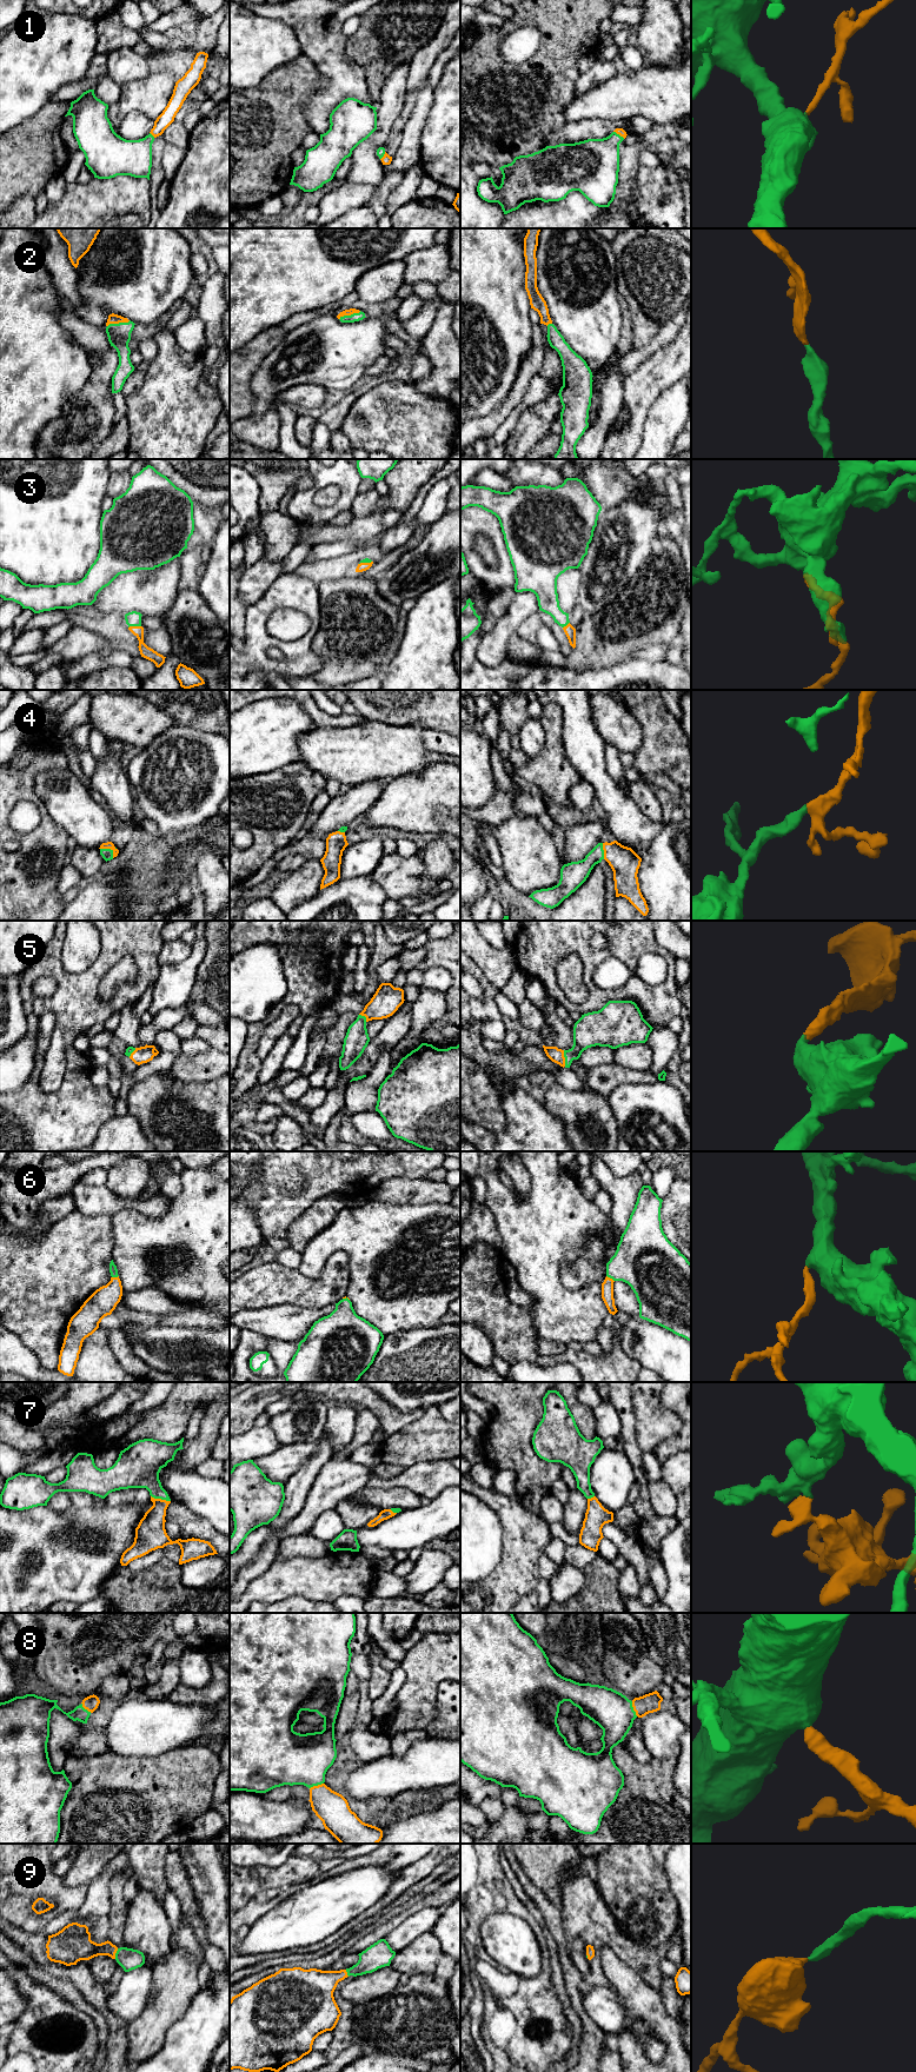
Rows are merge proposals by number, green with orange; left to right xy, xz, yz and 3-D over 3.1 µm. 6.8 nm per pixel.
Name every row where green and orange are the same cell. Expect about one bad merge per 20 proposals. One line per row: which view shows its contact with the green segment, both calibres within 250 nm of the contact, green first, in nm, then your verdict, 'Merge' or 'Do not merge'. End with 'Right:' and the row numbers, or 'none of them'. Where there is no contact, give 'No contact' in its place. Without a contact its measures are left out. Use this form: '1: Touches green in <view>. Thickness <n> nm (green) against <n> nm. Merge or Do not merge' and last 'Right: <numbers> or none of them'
1: Touches green in xy. Thickness 240 nm (green) against 100 nm. Merge
2: Touches green in xy. Thickness 160 nm (green) against 70 nm. Merge
3: Touches green in xy. Thickness 100 nm (green) against 80 nm. Merge
4: Touches green in xy. Thickness 80 nm (green) against 50 nm. Merge
5: Touches green in yz. Thickness 220 nm (green) against 100 nm. Merge
6: Touches green in yz. Thickness 380 nm (green) against 80 nm. Merge
7: Touches green in xy. Thickness 280 nm (green) against 200 nm. Merge
8: Touches green in yz. Thickness 280 nm (green) against 130 nm. Merge
9: Touches green in xy. Thickness 150 nm (green) against 180 nm. Merge
Right: 1, 2, 3, 4, 5, 6, 7, 8, 9

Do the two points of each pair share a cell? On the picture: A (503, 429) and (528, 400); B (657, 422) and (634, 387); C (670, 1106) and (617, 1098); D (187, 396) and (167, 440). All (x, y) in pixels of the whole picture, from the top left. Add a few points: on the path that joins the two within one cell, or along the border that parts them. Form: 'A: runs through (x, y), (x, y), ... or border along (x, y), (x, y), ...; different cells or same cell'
A: runs through (510, 422), (520, 407); same cell
B: border along (665, 387), (649, 410), (643, 424), (642, 437); different cells
C: runs through (657, 1104), (630, 1103); same cell
D: runs through (177, 406), (168, 414), (168, 430); same cell

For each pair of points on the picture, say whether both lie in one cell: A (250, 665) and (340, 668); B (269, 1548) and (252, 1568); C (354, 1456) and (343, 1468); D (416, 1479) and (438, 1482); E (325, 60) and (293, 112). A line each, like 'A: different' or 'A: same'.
A: different
B: same
C: different
D: same
E: different

